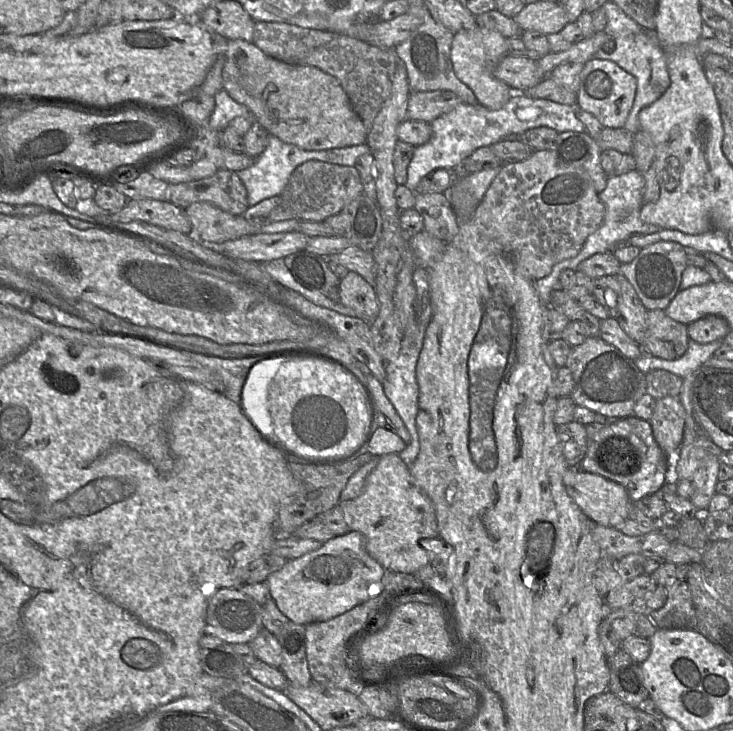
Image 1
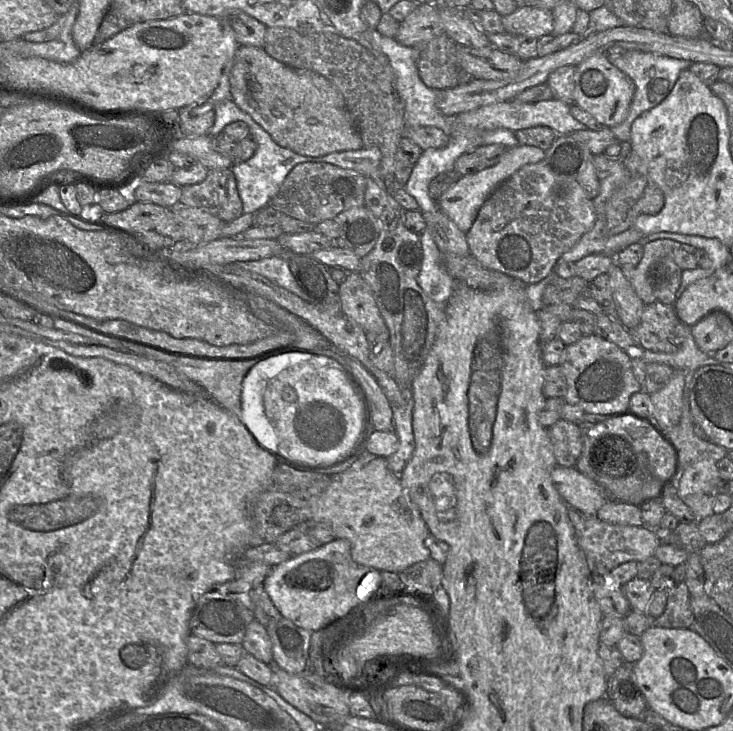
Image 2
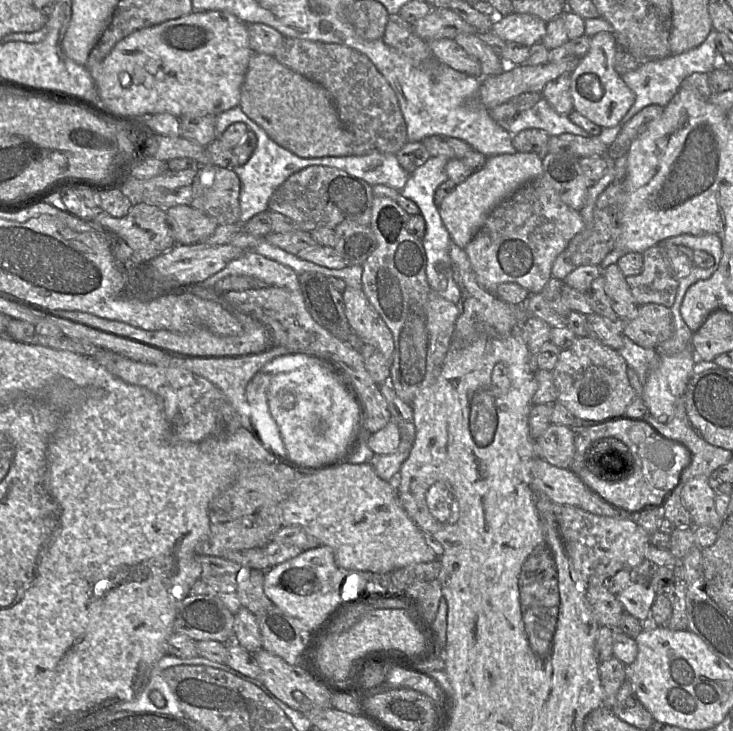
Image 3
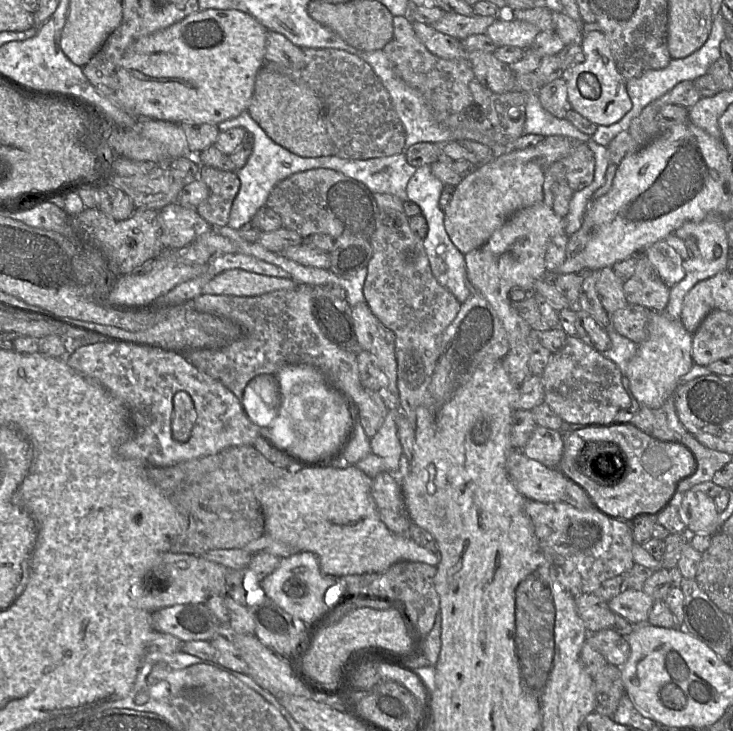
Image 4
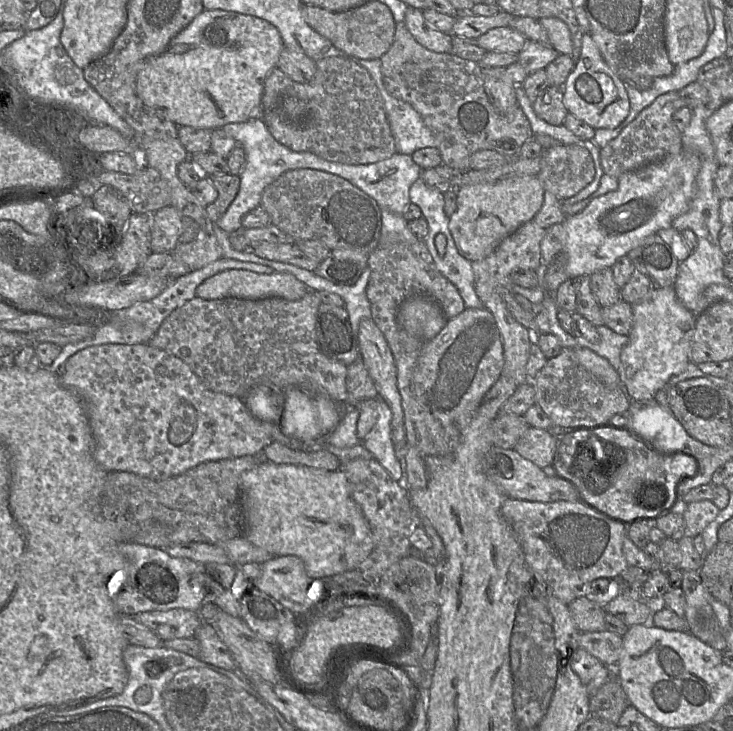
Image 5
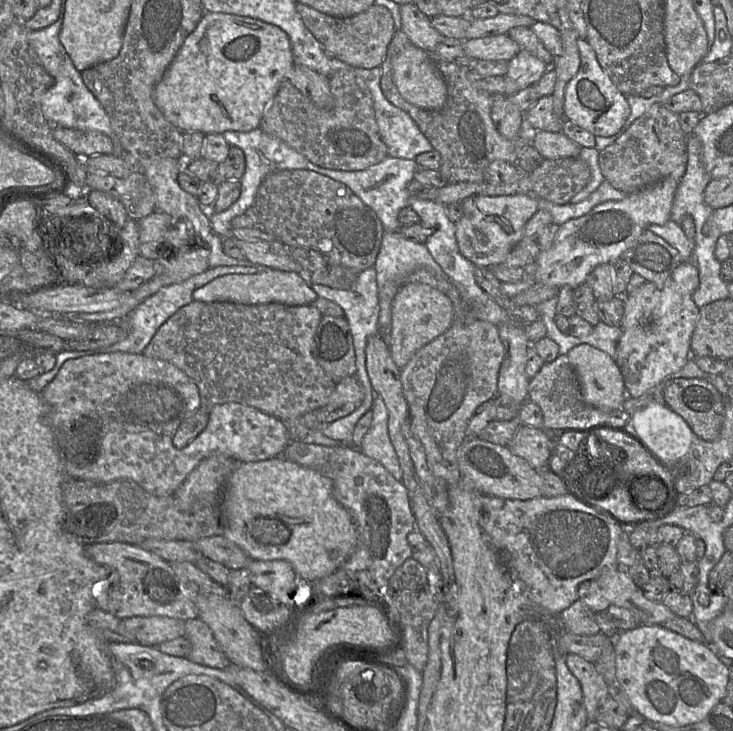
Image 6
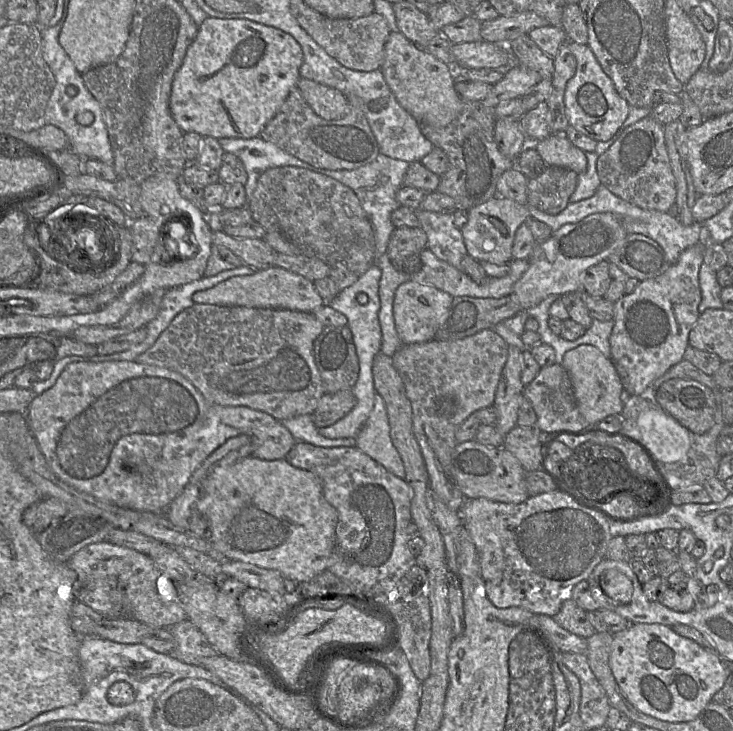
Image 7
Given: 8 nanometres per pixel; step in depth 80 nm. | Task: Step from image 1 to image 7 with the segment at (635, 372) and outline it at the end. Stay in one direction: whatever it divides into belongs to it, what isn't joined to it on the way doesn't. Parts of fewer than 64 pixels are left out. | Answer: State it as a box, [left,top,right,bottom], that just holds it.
[523,364,592,434]

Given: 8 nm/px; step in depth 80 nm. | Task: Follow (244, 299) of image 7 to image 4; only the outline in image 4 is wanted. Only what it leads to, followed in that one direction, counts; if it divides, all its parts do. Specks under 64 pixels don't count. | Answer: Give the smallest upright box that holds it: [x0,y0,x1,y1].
[202,269,297,296]

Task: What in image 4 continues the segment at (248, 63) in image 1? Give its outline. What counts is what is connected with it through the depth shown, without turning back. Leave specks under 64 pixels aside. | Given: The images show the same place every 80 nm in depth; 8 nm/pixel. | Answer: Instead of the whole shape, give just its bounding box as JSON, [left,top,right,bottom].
[247,67,334,158]

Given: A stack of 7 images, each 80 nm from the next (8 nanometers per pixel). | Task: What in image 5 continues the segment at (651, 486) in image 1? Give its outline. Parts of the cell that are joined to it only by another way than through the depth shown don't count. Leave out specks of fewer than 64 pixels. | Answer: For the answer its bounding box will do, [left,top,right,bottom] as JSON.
[552,426,697,525]

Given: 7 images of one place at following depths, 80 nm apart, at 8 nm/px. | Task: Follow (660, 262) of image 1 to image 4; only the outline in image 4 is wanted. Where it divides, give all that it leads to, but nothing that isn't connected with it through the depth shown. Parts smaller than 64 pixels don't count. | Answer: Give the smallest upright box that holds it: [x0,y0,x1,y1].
[623,253,671,311]

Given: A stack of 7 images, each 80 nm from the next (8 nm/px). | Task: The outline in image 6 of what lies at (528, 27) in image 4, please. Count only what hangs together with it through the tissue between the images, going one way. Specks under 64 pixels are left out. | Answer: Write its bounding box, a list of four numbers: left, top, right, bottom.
[463,34,519,62]

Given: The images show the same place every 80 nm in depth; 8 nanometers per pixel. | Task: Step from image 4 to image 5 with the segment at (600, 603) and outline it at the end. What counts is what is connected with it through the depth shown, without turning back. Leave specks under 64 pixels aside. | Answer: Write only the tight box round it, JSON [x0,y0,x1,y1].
[568,596,606,633]

